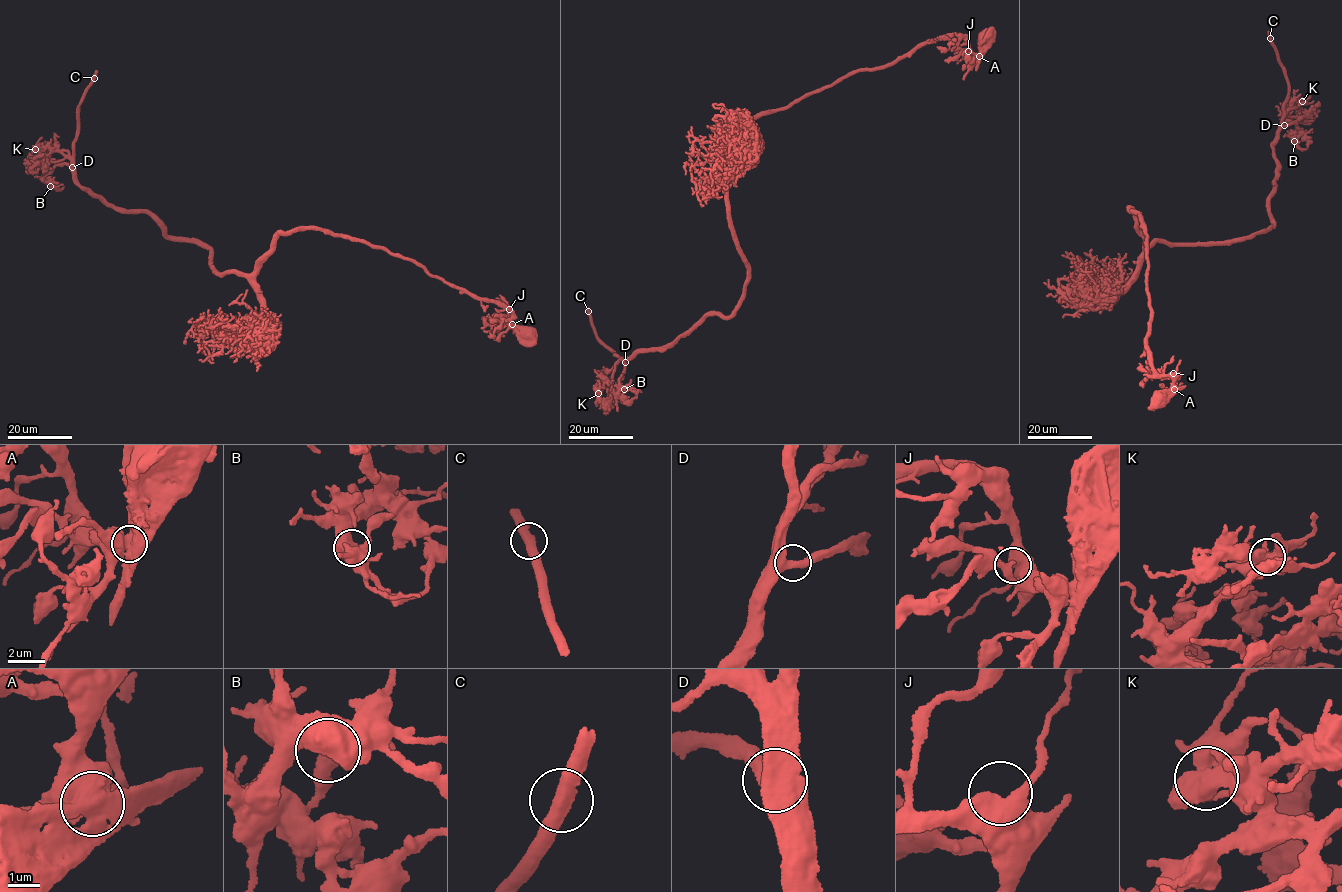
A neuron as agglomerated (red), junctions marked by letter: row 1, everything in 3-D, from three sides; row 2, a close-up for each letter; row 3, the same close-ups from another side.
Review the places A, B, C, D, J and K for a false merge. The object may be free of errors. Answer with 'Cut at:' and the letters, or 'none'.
Cut at: A

